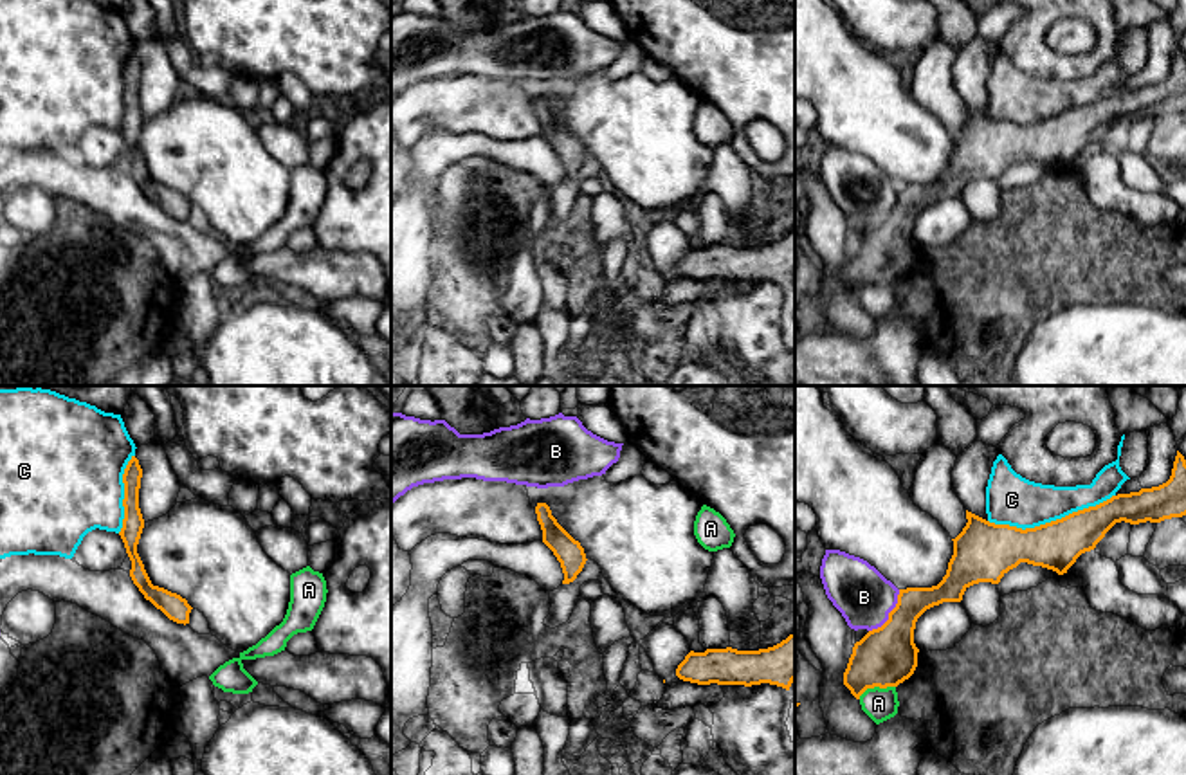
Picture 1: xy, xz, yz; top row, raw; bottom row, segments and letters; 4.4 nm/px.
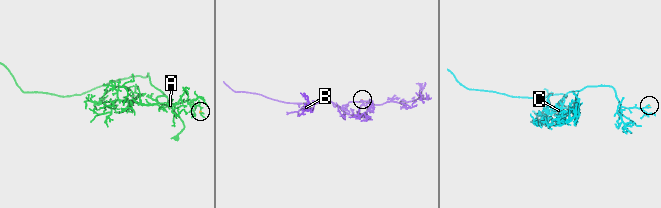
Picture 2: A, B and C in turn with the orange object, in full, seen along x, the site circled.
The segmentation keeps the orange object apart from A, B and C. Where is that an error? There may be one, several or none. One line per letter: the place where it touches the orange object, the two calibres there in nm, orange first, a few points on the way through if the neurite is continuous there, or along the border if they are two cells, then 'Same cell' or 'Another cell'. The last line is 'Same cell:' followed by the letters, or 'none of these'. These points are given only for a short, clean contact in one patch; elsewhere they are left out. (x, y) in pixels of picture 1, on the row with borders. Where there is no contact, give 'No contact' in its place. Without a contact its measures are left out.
A: Touches orange at yz (876, 685). Thickness 260 nm (orange) against 140 nm. Boundary: yz (894, 685), (869, 687), (858, 698). Another cell
B: Touches orange at yz (889, 613). Thickness 260 nm (orange) against 260 nm. Boundary: yz (900, 590), (898, 602), (887, 619), (869, 631). Another cell
C: Touches orange at yz (1051, 521). Thickness 220 nm (orange) against 220 nm. Another cell
Same cell: none of these

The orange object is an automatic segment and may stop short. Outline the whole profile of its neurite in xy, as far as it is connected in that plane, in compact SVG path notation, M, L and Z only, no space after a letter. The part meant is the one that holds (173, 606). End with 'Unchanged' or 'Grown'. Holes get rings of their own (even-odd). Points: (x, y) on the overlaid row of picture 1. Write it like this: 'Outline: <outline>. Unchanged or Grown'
Outline: M132 456L123 474L124 519L123 519L123 528L119 532L126 553L132 561L130 577L146 600L150 600L157 609L160 609L169 620L186 625L189 624L189 613L193 607L180 595L153 586L137 553L137 544L144 528L144 519L139 508L141 478L142 478L142 469L139 465L139 460Z. Unchanged

